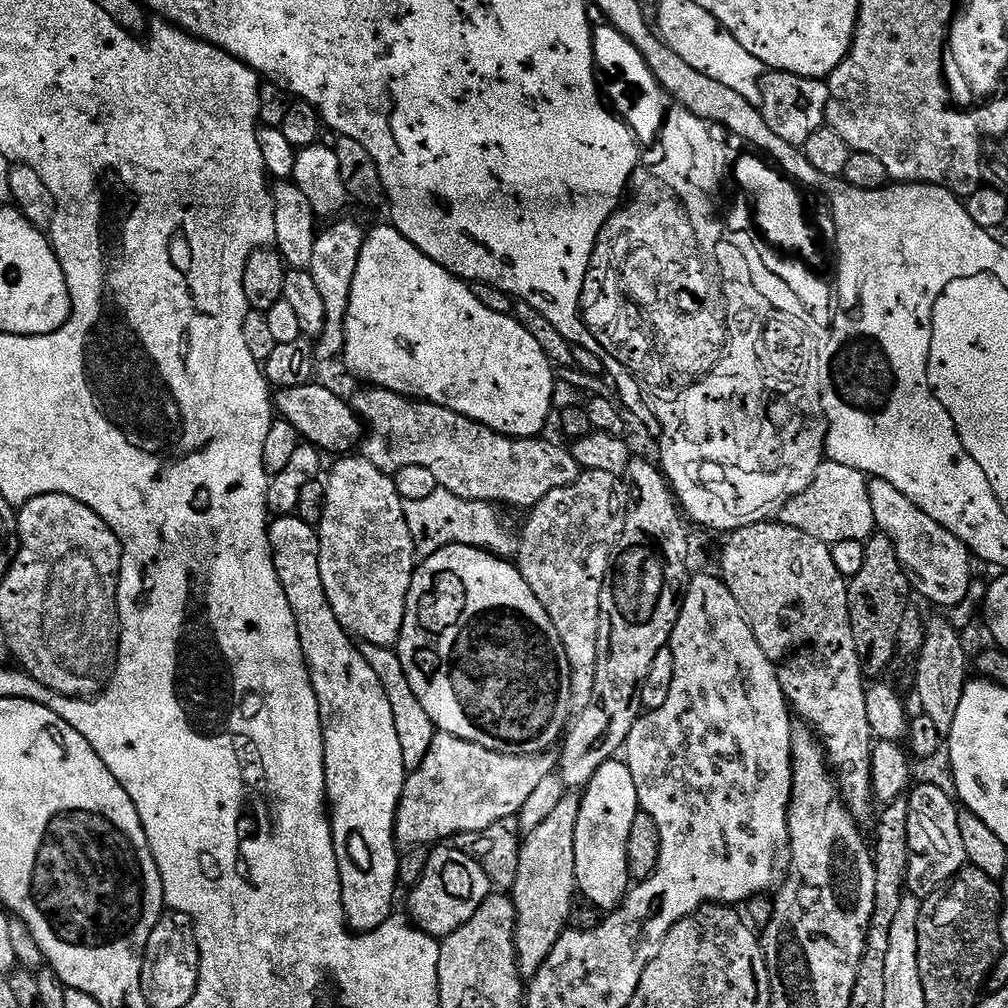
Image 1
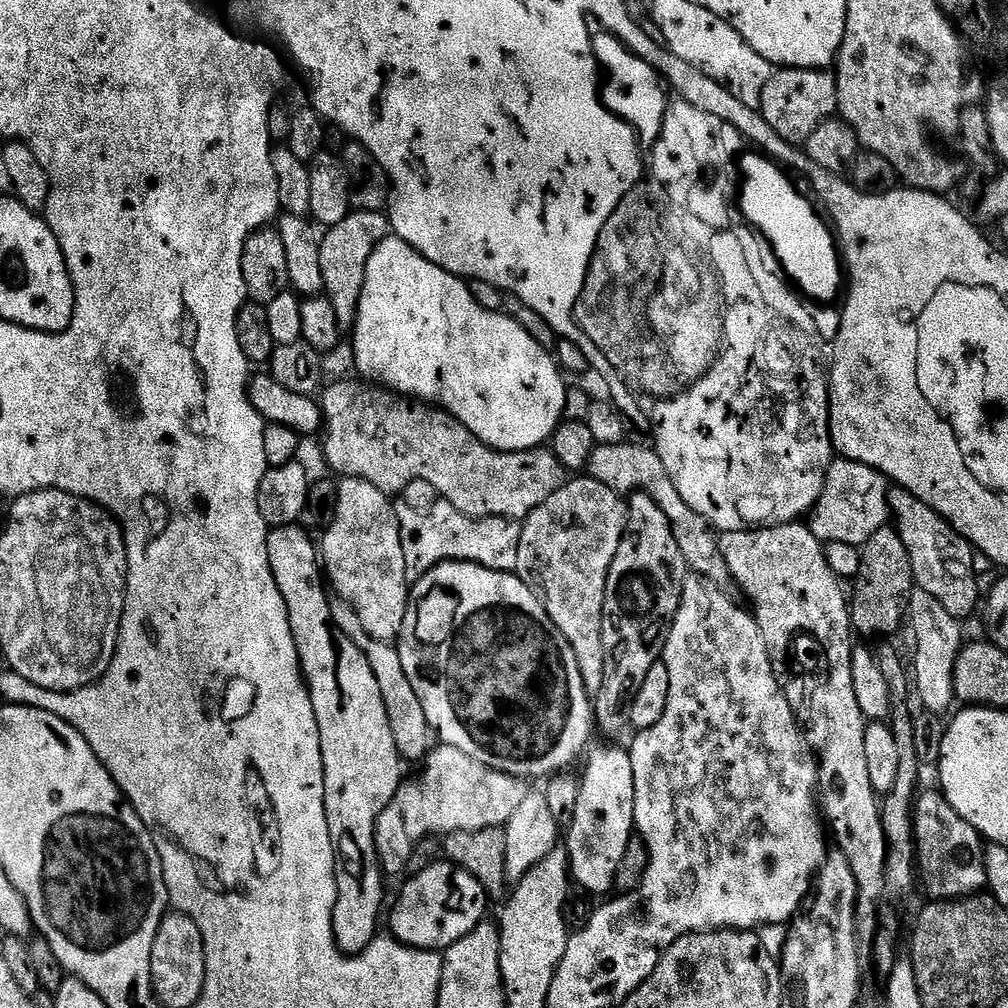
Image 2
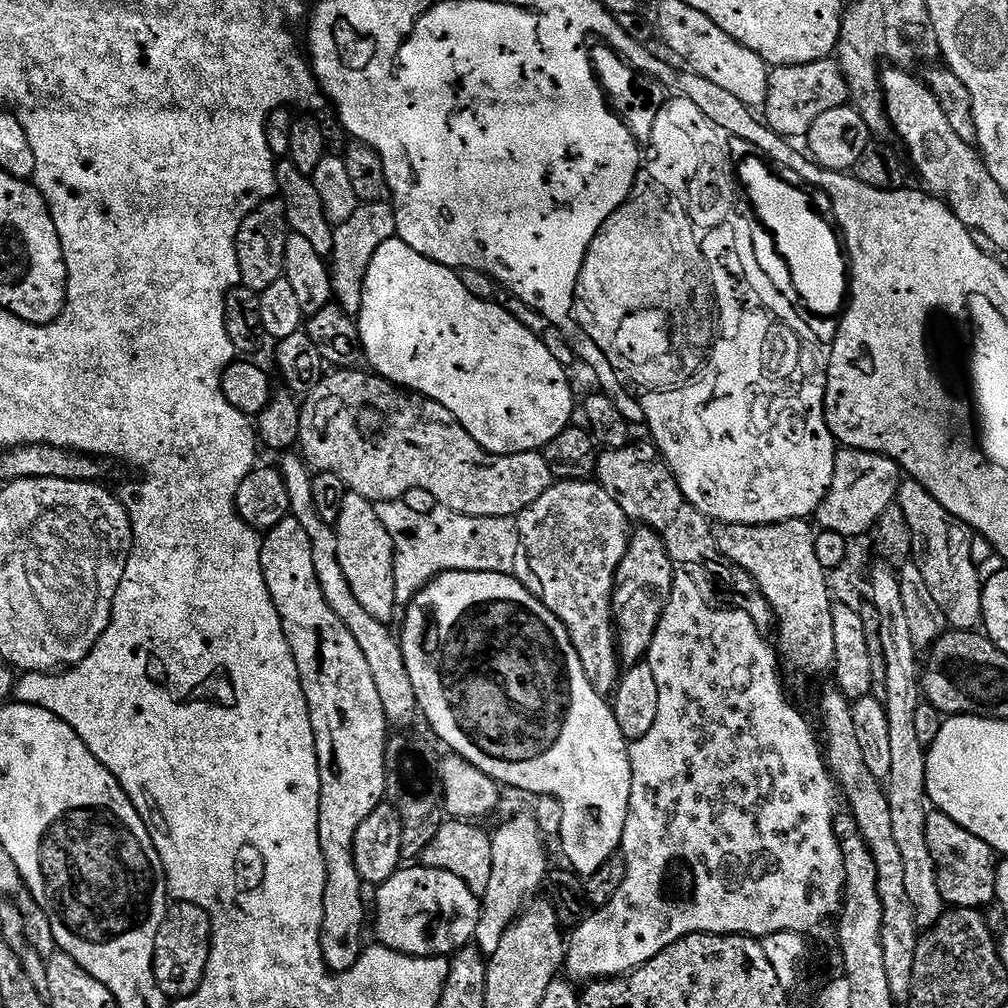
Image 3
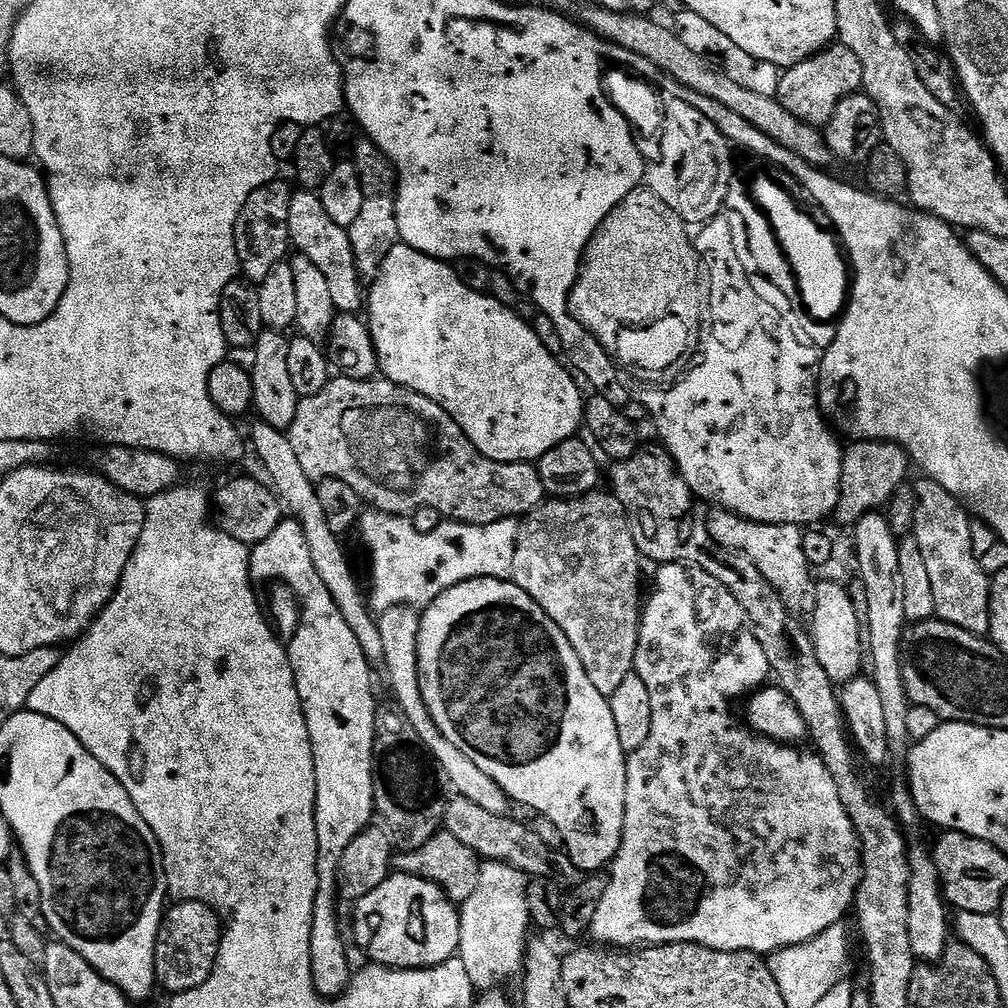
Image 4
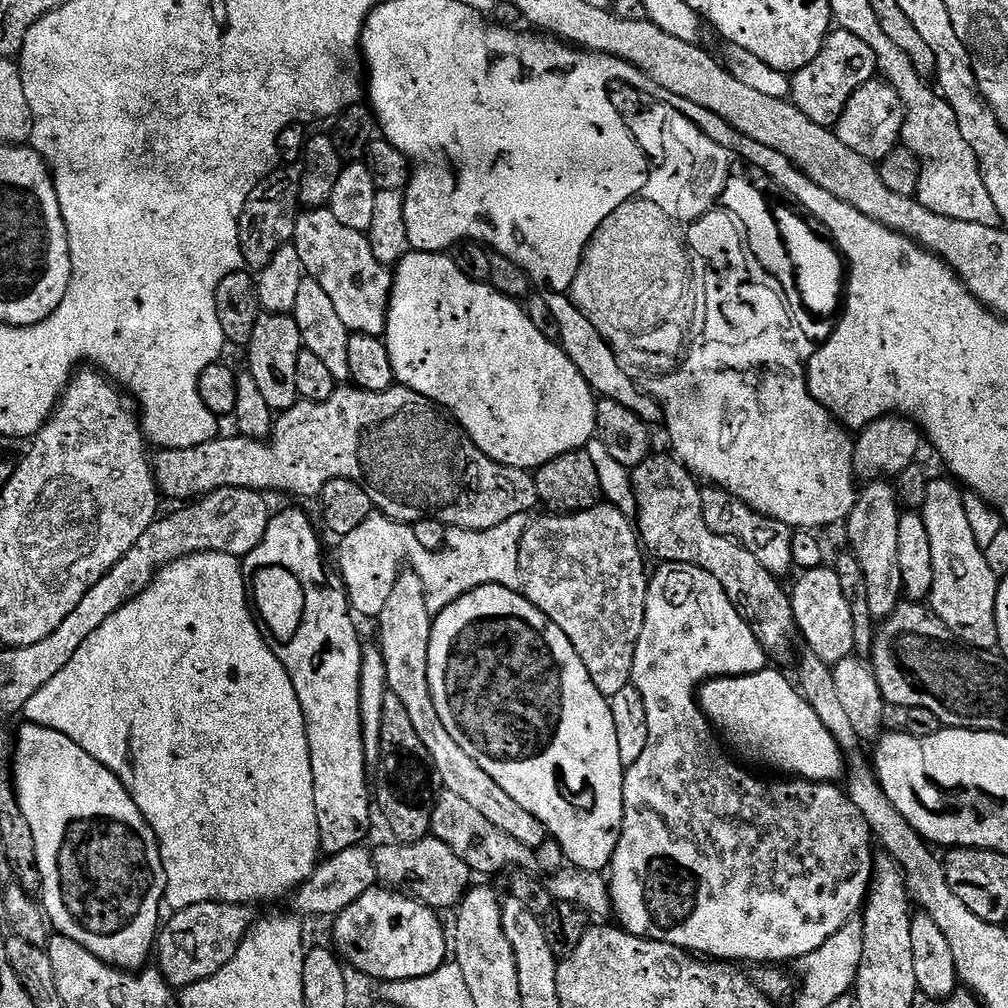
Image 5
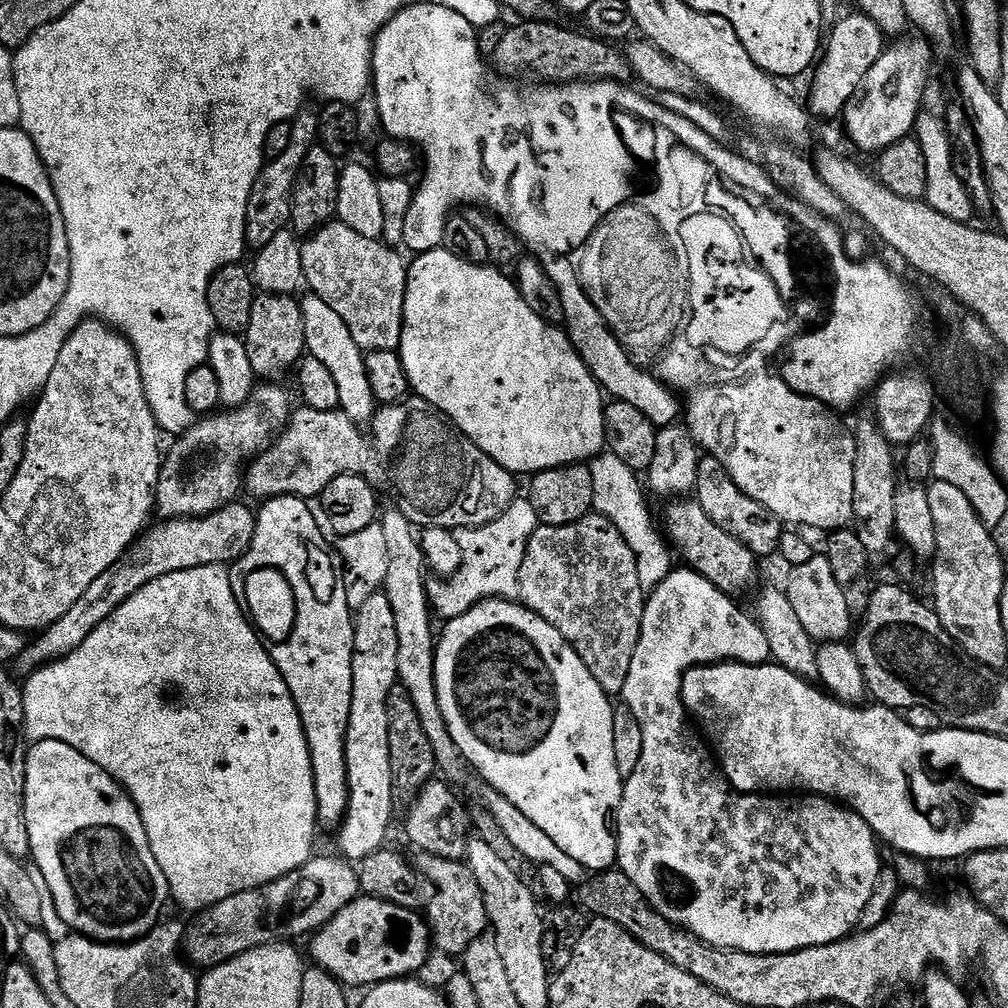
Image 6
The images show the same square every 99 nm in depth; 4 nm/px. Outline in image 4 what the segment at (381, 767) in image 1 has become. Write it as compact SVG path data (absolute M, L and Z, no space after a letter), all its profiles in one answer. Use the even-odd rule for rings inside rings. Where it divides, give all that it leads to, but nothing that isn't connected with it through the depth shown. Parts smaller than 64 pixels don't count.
M291 518L281 519L278 530L274 530L274 534L266 538L266 542L255 545L250 555L252 582L257 593L262 594L265 605L283 598L284 584L292 591L293 598L300 603L300 617L296 620L296 629L293 630L292 637L286 640L286 647L290 666L294 670L294 682L298 686L298 698L302 702L302 710L310 734L316 779L316 833L320 861L316 867L318 894L310 934L310 962L317 992L325 998L335 998L347 990L354 975L354 967L352 968L351 962L348 961L348 948L344 945L344 932L340 929L341 901L338 899L340 863L342 854L346 854L346 846L350 846L350 842L354 842L354 838L358 838L358 834L373 823L376 807L374 742L378 701L376 701L376 692L372 689L373 665L366 658L366 654L362 654L362 646L358 646L358 638L354 638L354 630L346 626L346 618L342 618L342 610L334 606L334 598L330 598L330 590L326 590L326 582L322 582L322 577L314 567L314 558L310 556L310 545L306 542L306 534L298 521Z

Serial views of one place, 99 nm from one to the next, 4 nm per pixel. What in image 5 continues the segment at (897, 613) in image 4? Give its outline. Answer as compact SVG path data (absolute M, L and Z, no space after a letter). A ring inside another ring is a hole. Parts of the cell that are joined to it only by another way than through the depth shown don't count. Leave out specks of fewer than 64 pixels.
M887 479L865 483L856 493L856 501L849 514L848 540L850 550L862 566L862 575L866 578L866 602L870 605L870 614L876 622L882 622L899 606L904 596L902 570L898 566L898 522L902 507L896 499L895 487Z

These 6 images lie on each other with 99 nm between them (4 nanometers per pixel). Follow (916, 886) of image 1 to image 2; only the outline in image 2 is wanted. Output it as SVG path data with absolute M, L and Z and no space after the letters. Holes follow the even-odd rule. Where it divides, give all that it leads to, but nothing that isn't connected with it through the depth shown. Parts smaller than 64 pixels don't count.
M939 790L933 792L921 791L915 798L915 807L912 813L914 838L916 843L915 859L918 861L918 876L933 901L961 899L979 893L987 885L986 866L984 865L985 841L980 833L950 806L950 802Z

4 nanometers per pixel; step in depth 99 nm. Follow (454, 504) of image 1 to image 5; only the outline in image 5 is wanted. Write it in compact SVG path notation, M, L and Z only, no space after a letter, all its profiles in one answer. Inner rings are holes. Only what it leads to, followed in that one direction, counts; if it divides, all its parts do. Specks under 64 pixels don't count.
M373 510L360 526L338 540L338 575L348 591L348 603L357 617L378 618L382 614L382 606L386 606L390 598L390 590L394 590L394 582L405 566L416 572L422 580L426 606L434 614L446 610L446 606L462 598L462 594L478 586L497 584L503 588L519 589L518 554L522 546L522 534L526 534L529 519L529 513L523 512L481 532L449 528L446 542L438 551L431 552L418 543L418 538L414 538L411 523L391 520L384 513Z

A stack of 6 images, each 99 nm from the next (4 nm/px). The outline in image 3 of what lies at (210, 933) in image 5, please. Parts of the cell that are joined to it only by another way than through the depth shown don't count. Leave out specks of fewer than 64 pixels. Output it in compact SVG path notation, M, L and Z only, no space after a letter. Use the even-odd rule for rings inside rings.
M176 902L171 905L158 930L154 946L154 974L164 995L173 1001L184 996L193 996L204 981L206 966L212 949L212 920L198 906L190 902Z

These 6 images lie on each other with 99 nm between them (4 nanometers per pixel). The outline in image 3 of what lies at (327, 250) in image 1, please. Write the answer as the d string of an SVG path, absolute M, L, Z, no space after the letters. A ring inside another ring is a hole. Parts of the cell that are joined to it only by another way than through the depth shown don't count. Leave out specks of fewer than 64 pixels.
M391 203L360 204L356 213L335 229L330 257L332 295L335 303L339 304L342 310L349 312L353 318L359 317L362 310L364 283L374 254L378 254L382 242L395 236L396 212L392 209Z

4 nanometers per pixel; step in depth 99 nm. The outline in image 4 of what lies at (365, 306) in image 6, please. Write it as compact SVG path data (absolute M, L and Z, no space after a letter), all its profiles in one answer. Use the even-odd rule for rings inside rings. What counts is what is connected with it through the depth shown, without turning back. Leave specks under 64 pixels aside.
M296 190L290 202L290 238L291 247L299 255L310 258L314 266L326 278L330 286L330 295L334 298L337 313L356 314L366 304L366 284L360 279L360 271L354 258L354 246L348 237L347 228L338 226L330 218L321 197L312 190Z

